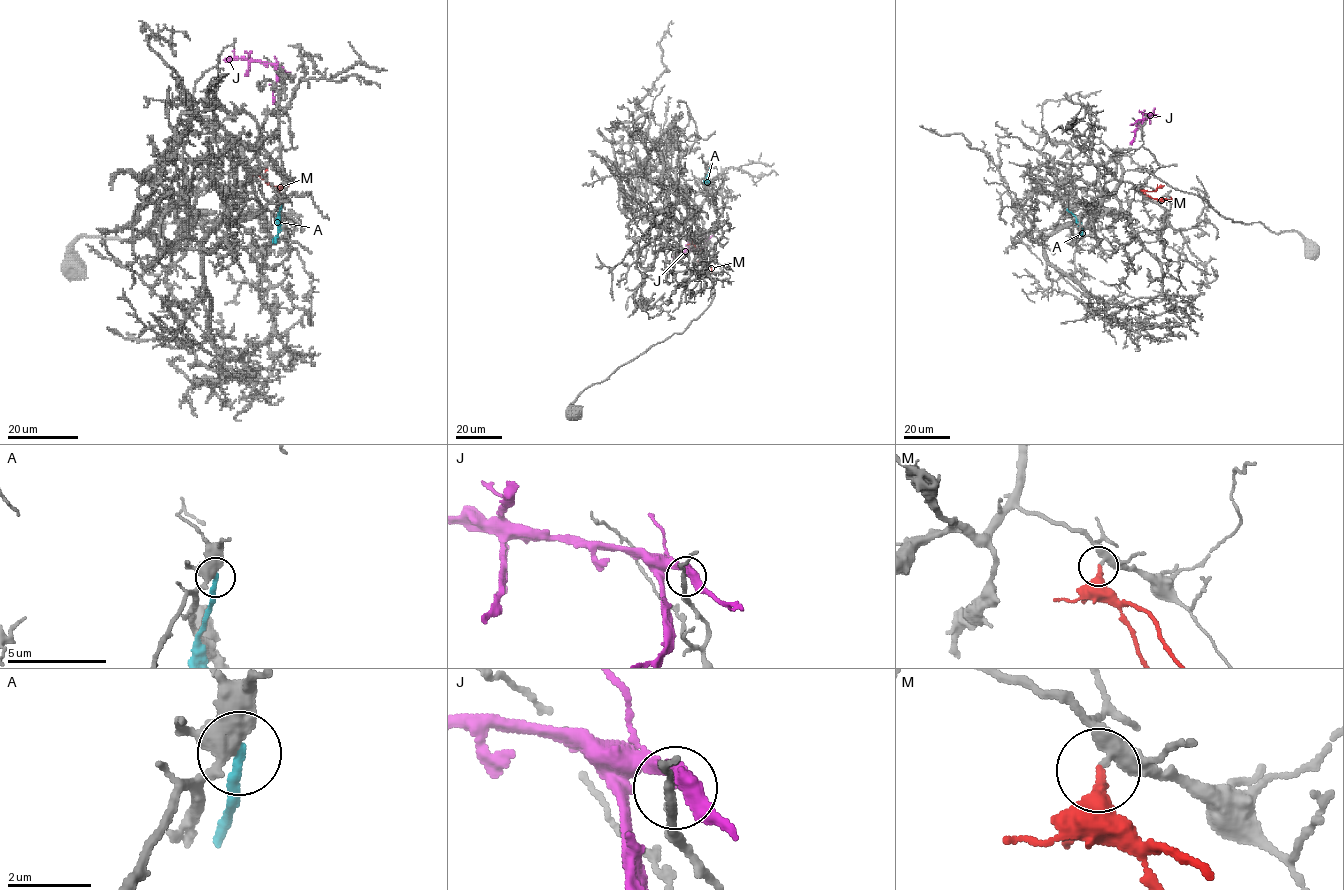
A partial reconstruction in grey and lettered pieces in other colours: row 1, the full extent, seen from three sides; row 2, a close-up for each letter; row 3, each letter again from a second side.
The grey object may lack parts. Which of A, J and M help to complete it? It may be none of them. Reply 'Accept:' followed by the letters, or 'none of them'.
Accept: M

